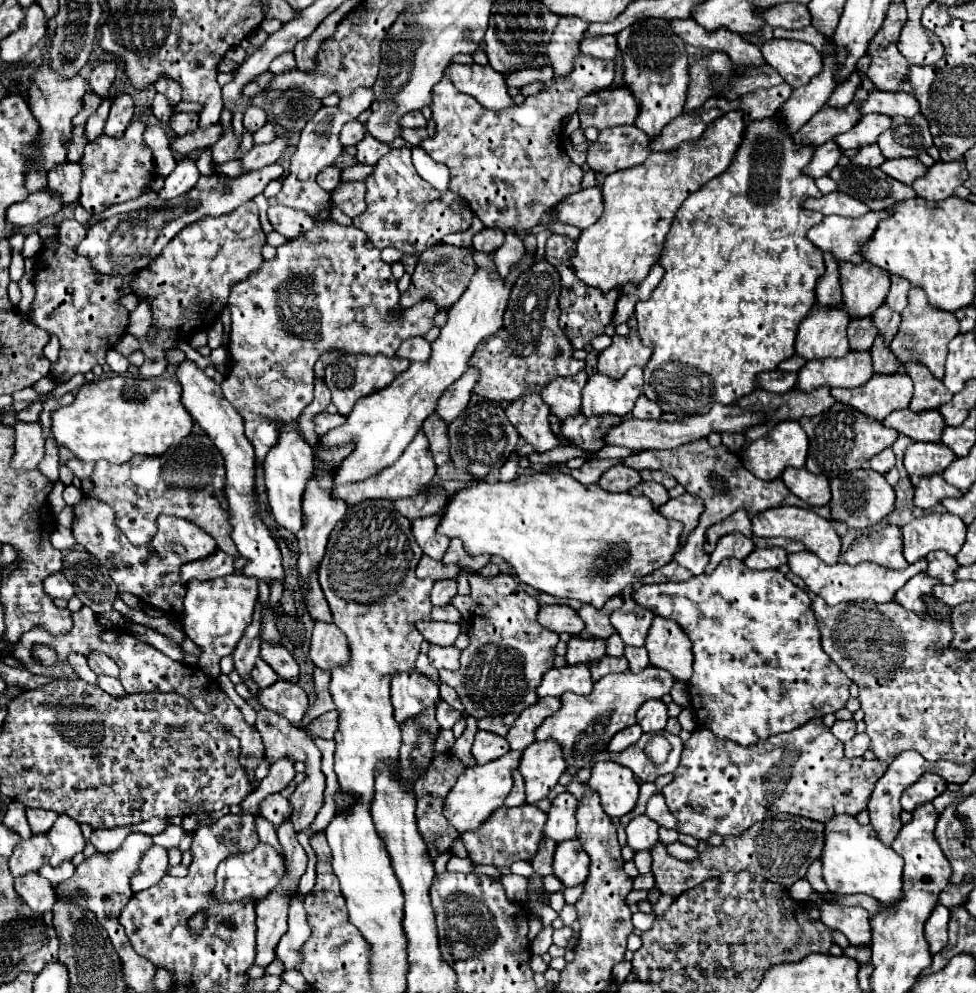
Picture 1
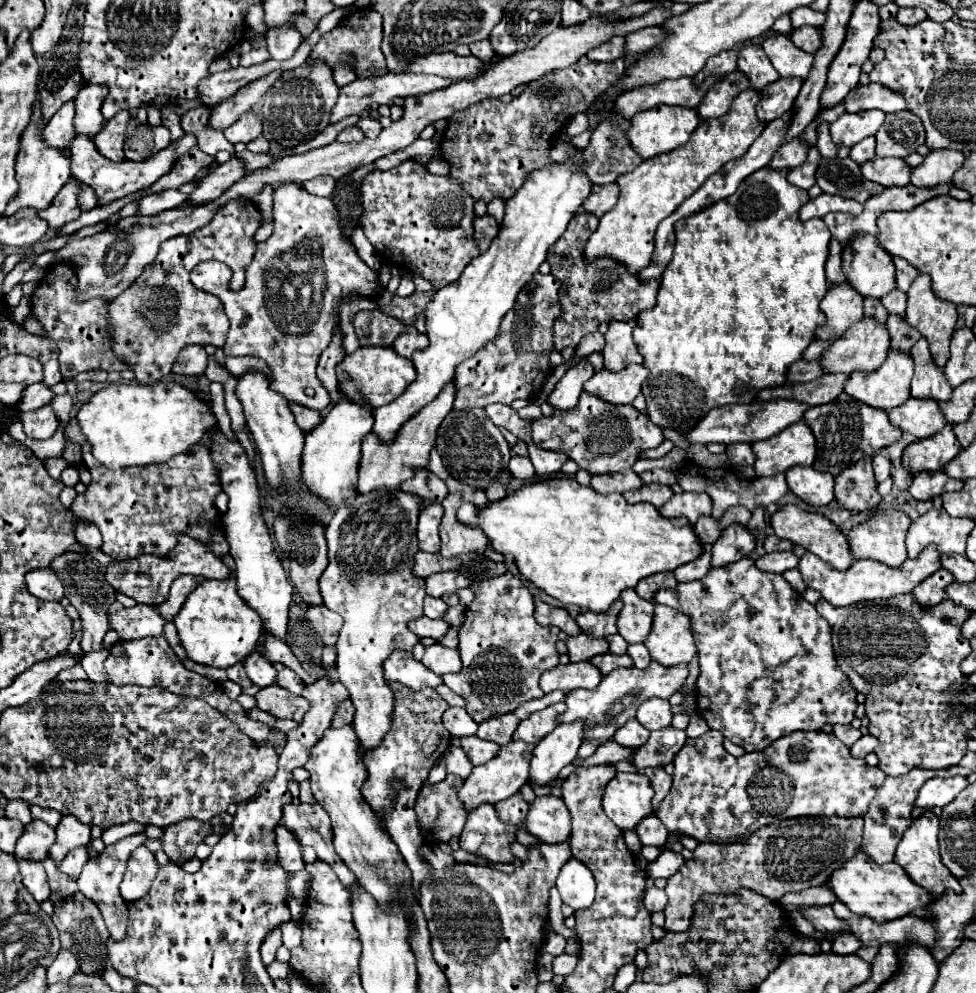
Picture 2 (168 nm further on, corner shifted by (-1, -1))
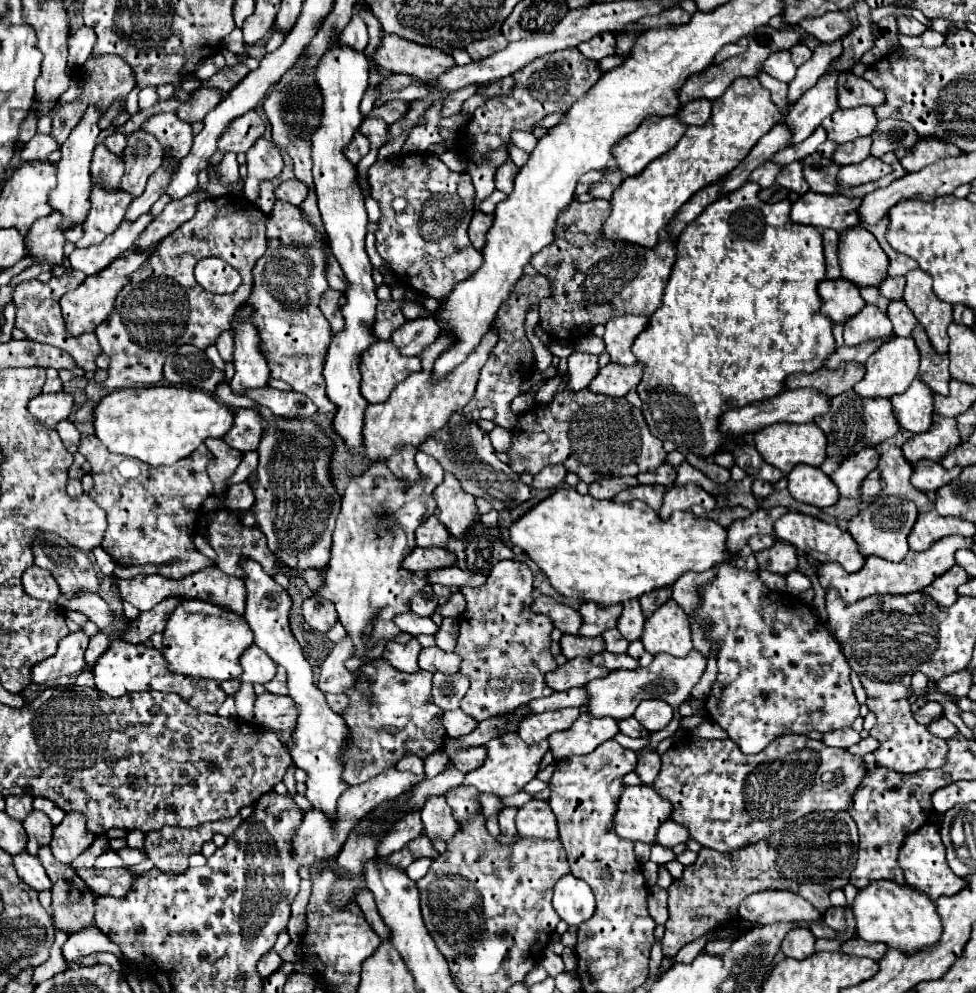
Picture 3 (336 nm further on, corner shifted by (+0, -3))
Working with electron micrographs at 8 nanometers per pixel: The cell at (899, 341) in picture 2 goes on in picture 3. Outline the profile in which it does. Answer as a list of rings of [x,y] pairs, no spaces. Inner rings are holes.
[[[892,300],[888,306],[888,318],[894,324],[894,334],[896,336],[910,336],[912,328],[918,324],[914,318],[912,310],[906,306],[904,300]]]

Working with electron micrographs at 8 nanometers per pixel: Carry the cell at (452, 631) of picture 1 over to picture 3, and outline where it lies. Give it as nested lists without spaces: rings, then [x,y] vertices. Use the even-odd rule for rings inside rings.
[[[406,612],[406,614],[398,614],[398,618],[394,618],[396,626],[402,632],[408,632],[412,636],[420,636],[420,634],[436,634],[438,626],[432,622],[432,618],[428,616],[418,616],[414,612]]]

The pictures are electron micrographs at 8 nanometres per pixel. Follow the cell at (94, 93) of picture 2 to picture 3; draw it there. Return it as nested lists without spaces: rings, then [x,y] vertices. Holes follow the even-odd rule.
[[[88,108],[82,122],[74,128],[70,138],[62,146],[62,158],[56,164],[58,174],[58,186],[50,192],[50,206],[52,210],[62,214],[60,230],[70,230],[76,224],[82,224],[86,220],[86,214],[90,210],[90,188],[92,188],[92,176],[90,176],[90,160],[96,146],[96,138],[100,134],[98,128],[100,112],[96,108]]]

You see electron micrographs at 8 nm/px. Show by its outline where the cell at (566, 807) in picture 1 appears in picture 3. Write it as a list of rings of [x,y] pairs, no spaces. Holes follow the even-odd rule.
[[[530,800],[524,804],[516,814],[516,828],[518,836],[524,838],[546,838],[556,840],[558,838],[558,826],[556,818],[544,800]]]

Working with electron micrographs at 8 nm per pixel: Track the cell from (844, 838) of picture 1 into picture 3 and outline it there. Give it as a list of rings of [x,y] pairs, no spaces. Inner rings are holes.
[[[878,880],[862,888],[852,910],[856,916],[858,938],[866,942],[882,942],[910,956],[934,946],[942,936],[942,924],[934,902],[910,886],[898,886],[890,880]]]

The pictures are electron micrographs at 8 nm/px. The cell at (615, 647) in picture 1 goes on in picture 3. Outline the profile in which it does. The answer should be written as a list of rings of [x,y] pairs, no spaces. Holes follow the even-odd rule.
[[[616,628],[606,630],[606,632],[602,634],[602,638],[604,638],[604,642],[606,642],[606,650],[608,650],[608,652],[614,652],[614,654],[624,654],[626,648],[628,648],[628,644],[630,644],[630,642],[626,642],[626,640],[622,638],[622,634],[620,634]]]

